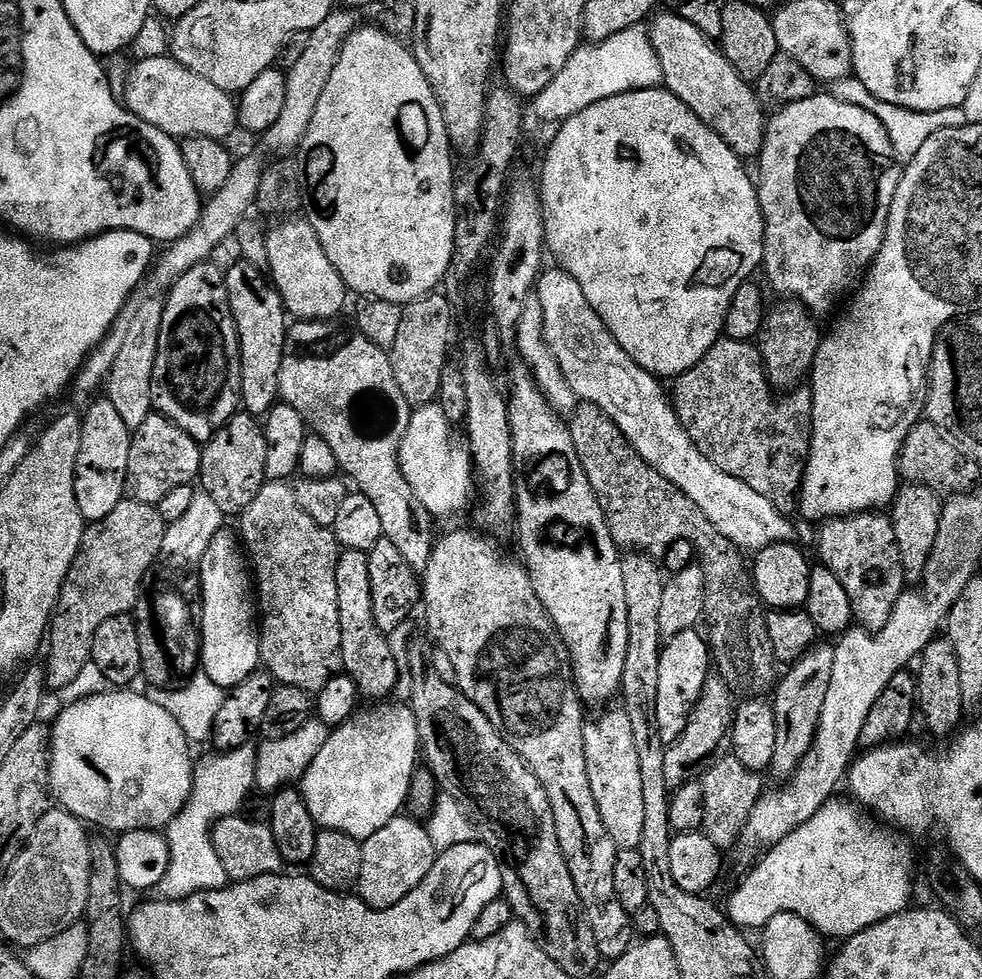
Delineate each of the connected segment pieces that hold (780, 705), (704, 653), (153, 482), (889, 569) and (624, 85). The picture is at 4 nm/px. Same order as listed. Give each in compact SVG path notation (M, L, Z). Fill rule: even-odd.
M817 643L809 648L808 653L783 673L782 679L774 688L774 707L776 710L776 729L778 742L774 746L772 759L775 771L791 774L796 765L806 758L812 749L812 743L818 730L818 722L822 714L822 702L826 702L826 690L830 690L830 674L834 670L835 647L831 643Z
M696 630L677 631L672 641L663 645L660 653L660 665L658 666L658 698L656 699L656 711L654 713L654 727L661 745L667 746L675 742L686 730L691 712L703 694L704 684L710 677L710 649L707 639L700 636Z
M153 414L132 432L130 462L128 463L128 488L131 499L143 504L160 505L162 498L178 486L192 484L200 474L201 445L188 432L180 429L175 420Z
M857 514L854 516L838 516L834 520L823 521L820 528L820 560L823 567L828 568L838 582L846 589L850 597L850 606L855 623L861 629L871 633L878 631L890 620L890 614L898 602L898 598L906 591L904 567L900 565L900 551L894 538L894 526L891 519L884 514Z
M647 27L627 28L599 42L581 43L570 62L562 66L558 78L554 78L546 90L534 97L536 116L551 126L556 126L586 110L586 106L594 106L594 102L643 88L658 88L663 79L662 66L658 62L658 54L654 54Z

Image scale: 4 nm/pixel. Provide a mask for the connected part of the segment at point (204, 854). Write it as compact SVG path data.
M251 743L233 752L216 752L205 760L197 759L192 769L192 793L186 806L170 821L166 839L170 850L170 866L158 889L161 900L184 900L199 892L227 888L230 881L222 858L214 850L212 829L220 820L237 815L244 799L256 788L256 753Z

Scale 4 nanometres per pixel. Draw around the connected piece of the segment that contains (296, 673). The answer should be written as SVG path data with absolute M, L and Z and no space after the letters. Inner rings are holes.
M284 482L265 483L264 488L258 490L258 498L250 502L239 520L238 532L254 569L254 584L258 589L258 612L262 617L259 621L260 663L263 671L269 677L272 675L277 685L319 694L326 682L330 682L344 667L344 656L340 653L342 634L336 581L336 567L342 549L336 533L333 529L318 526L318 522L314 522L314 518L298 506L295 491Z

